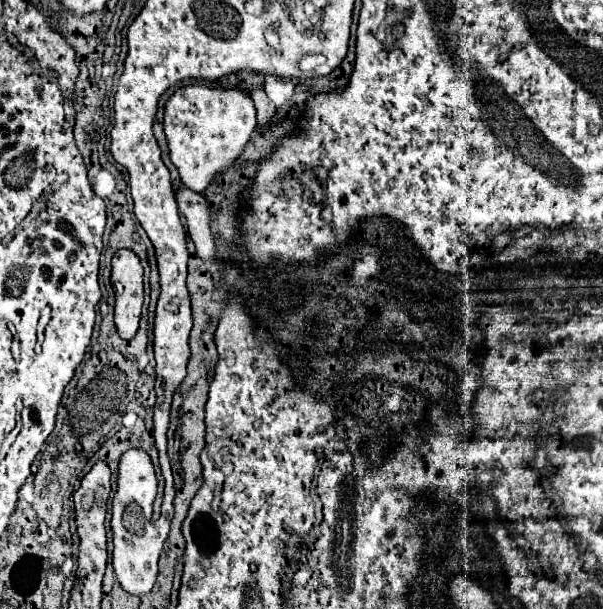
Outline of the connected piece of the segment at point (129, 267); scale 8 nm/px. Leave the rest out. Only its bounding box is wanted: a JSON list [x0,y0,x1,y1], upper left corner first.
[111,250,143,338]

